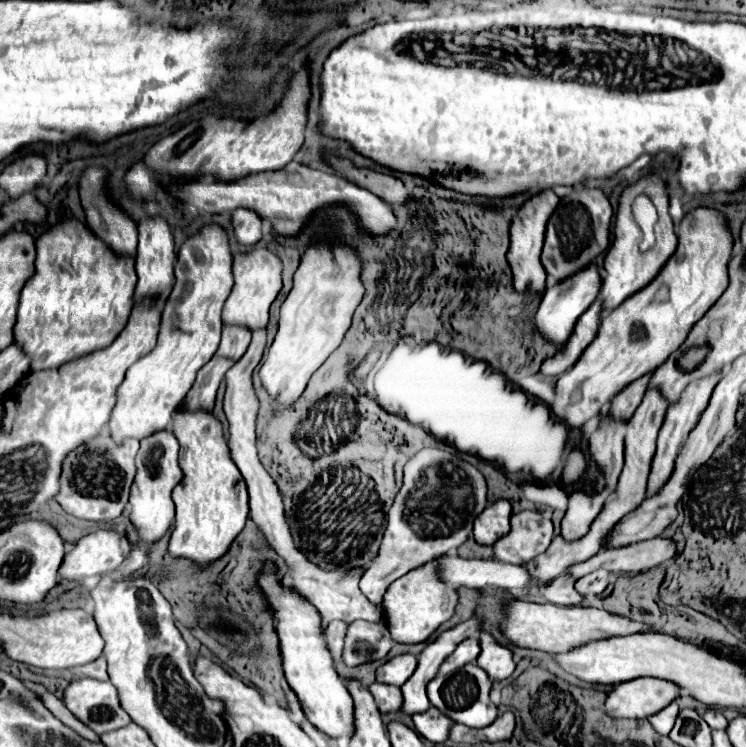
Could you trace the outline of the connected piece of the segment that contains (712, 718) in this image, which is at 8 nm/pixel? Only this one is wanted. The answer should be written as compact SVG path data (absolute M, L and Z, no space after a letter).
M708 708L708 710L704 712L704 720L708 722L708 726L710 726L712 730L724 730L724 728L728 726L728 720L724 718L722 710L716 710L716 708Z

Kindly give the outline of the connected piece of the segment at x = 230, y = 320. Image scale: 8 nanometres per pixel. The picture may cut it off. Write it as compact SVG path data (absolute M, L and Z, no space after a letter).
M266 248L238 252L234 256L234 288L224 304L222 322L246 328L264 328L268 324L268 308L282 290L282 260Z

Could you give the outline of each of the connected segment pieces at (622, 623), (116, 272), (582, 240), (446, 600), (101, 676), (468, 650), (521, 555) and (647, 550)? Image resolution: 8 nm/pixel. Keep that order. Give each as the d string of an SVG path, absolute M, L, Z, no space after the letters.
M512 600L506 608L506 618L502 620L502 632L522 648L536 648L544 652L570 652L580 644L588 644L600 638L612 636L630 636L636 632L650 632L648 624L630 620L626 616L610 614L600 608L584 608L584 606L556 606L556 604L532 604L522 600Z
M64 218L62 222L56 222L38 238L36 248L36 272L20 294L18 322L14 326L14 342L30 356L32 370L58 368L72 358L112 344L112 340L124 330L132 310L132 288L136 288L136 268L132 268L136 262L134 256L130 260L120 260L120 256L116 256L104 240L96 240L96 236L92 236L86 224L78 218Z
M586 188L580 192L566 194L556 212L548 220L544 250L542 250L542 266L554 280L564 280L566 276L582 270L592 260L598 258L608 248L610 242L610 222L612 222L612 206L602 190Z
M430 560L394 580L394 584L386 590L382 604L392 640L400 644L418 644L426 642L430 634L454 614L458 592L456 588L448 588L448 584L440 584L440 580L436 580L436 564L432 564Z
M100 656L100 660L94 660L88 666L80 666L76 668L76 672L80 672L82 676L88 678L98 678L98 680L108 680L108 672L106 672L106 660Z
M466 638L464 642L458 644L458 648L444 660L440 672L442 674L450 674L458 668L462 668L464 664L468 662L474 662L480 654L480 644L478 644L478 638Z
M522 510L512 514L512 530L494 544L496 560L508 564L524 564L542 554L554 538L550 516L538 510Z
M652 538L644 542L636 542L624 548L614 550L600 550L586 562L574 564L568 572L578 580L594 570L608 570L608 572L644 572L656 568L676 556L676 542L668 538Z

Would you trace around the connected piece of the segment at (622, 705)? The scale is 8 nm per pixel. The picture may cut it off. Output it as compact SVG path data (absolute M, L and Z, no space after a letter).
M636 678L614 686L606 698L606 712L614 718L648 718L672 700L678 698L680 688L662 678Z

